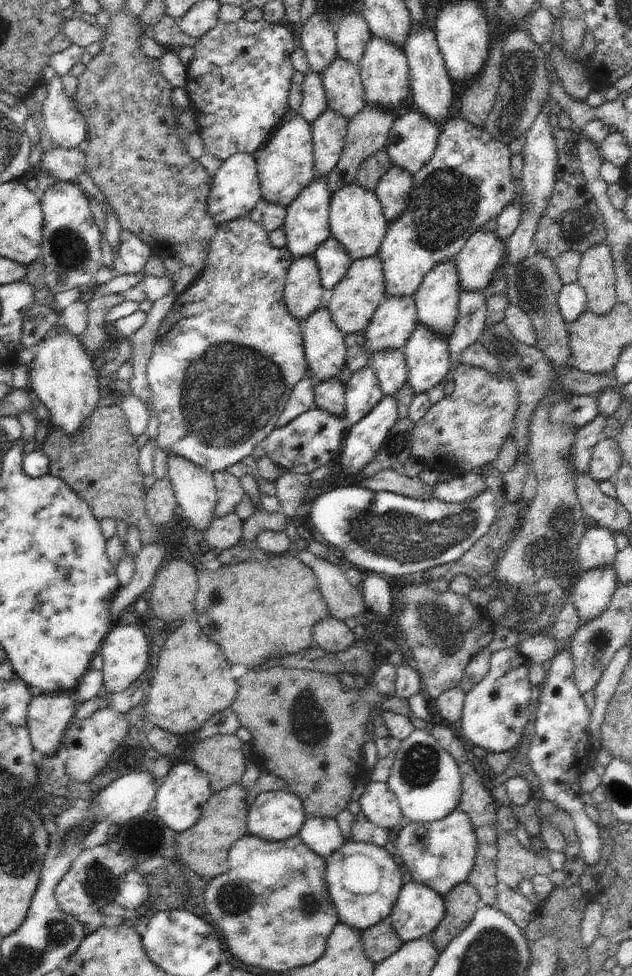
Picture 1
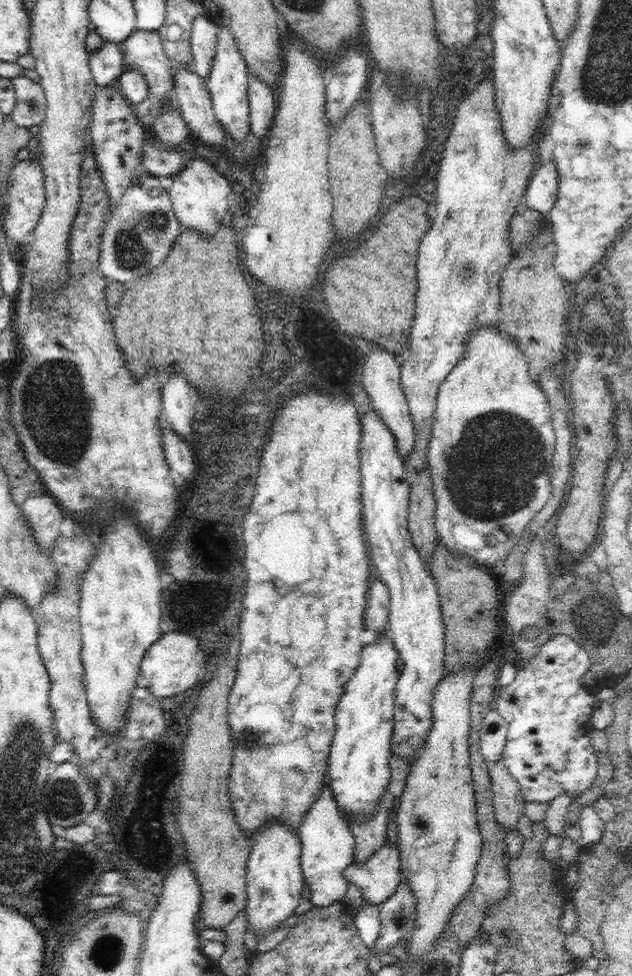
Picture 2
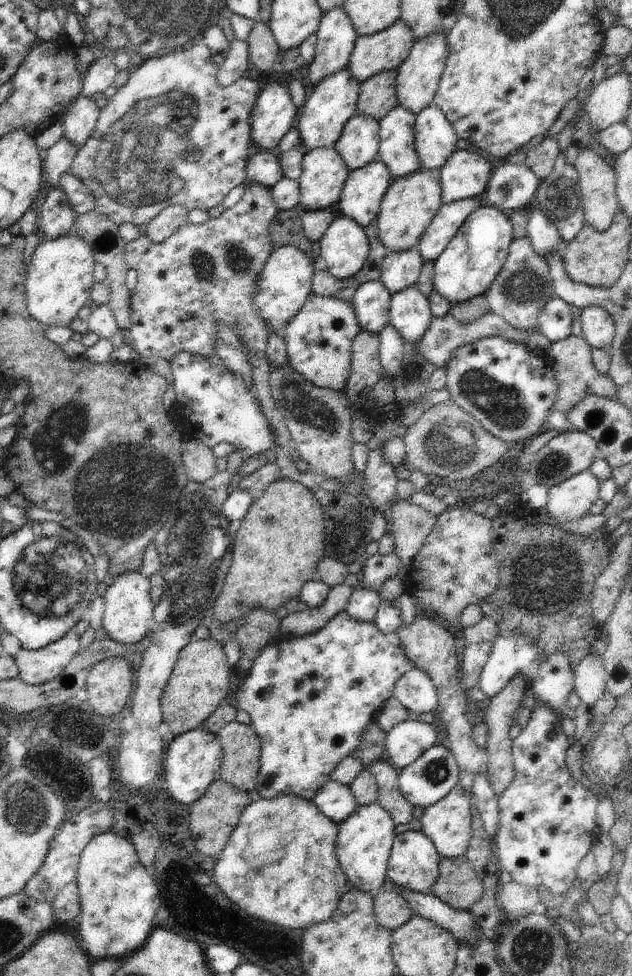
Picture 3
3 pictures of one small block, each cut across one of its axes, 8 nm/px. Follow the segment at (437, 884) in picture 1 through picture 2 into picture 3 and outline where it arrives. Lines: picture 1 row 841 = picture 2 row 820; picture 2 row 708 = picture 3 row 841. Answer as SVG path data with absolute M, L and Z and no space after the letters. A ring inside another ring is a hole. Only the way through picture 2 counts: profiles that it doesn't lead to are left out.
M458 783L442 800L425 808L420 819L421 831L434 843L442 858L465 856L473 835L473 826L471 825L472 803L474 803L472 792Z

